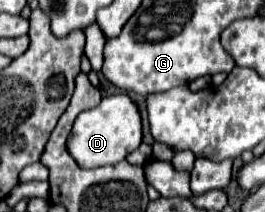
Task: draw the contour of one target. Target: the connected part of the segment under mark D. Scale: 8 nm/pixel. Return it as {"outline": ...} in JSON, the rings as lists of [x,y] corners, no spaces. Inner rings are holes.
{"outline":[[[117,93],[103,97],[103,101],[95,109],[83,111],[77,117],[69,135],[69,151],[71,155],[75,155],[81,167],[103,167],[123,161],[131,151],[135,151],[141,145],[141,137],[143,131],[137,103],[129,95]]]}

